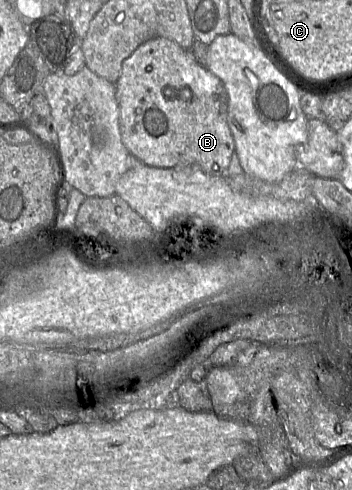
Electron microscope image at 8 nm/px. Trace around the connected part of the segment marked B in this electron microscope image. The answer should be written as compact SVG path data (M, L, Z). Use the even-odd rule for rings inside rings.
M155 37L147 40L122 63L121 74L117 82L116 99L119 106L119 126L121 139L129 153L138 158L143 164L159 168L173 168L177 165L194 164L200 166L201 170L211 176L225 176L233 153L235 152L235 141L228 125L228 104L229 98L225 86L221 79L200 65L192 54L177 44L175 41L166 37ZM165 94L176 94L176 100L170 101L165 98Z

